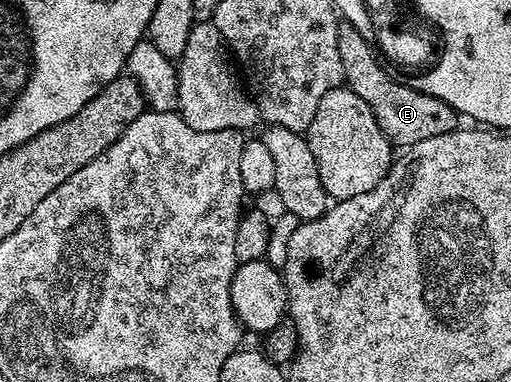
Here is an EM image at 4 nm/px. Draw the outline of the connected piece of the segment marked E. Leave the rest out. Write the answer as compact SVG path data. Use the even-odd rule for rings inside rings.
M349 23L339 24L338 46L340 63L344 63L345 84L352 91L356 91L356 95L360 95L364 103L368 103L372 115L376 115L376 123L380 123L380 131L384 131L384 135L395 146L409 147L424 139L432 139L432 135L444 135L459 128L459 114L448 103L444 103L439 97L408 87L397 76L390 74L389 77L378 66L379 58L376 56L375 46L367 37L360 35L356 27Z

